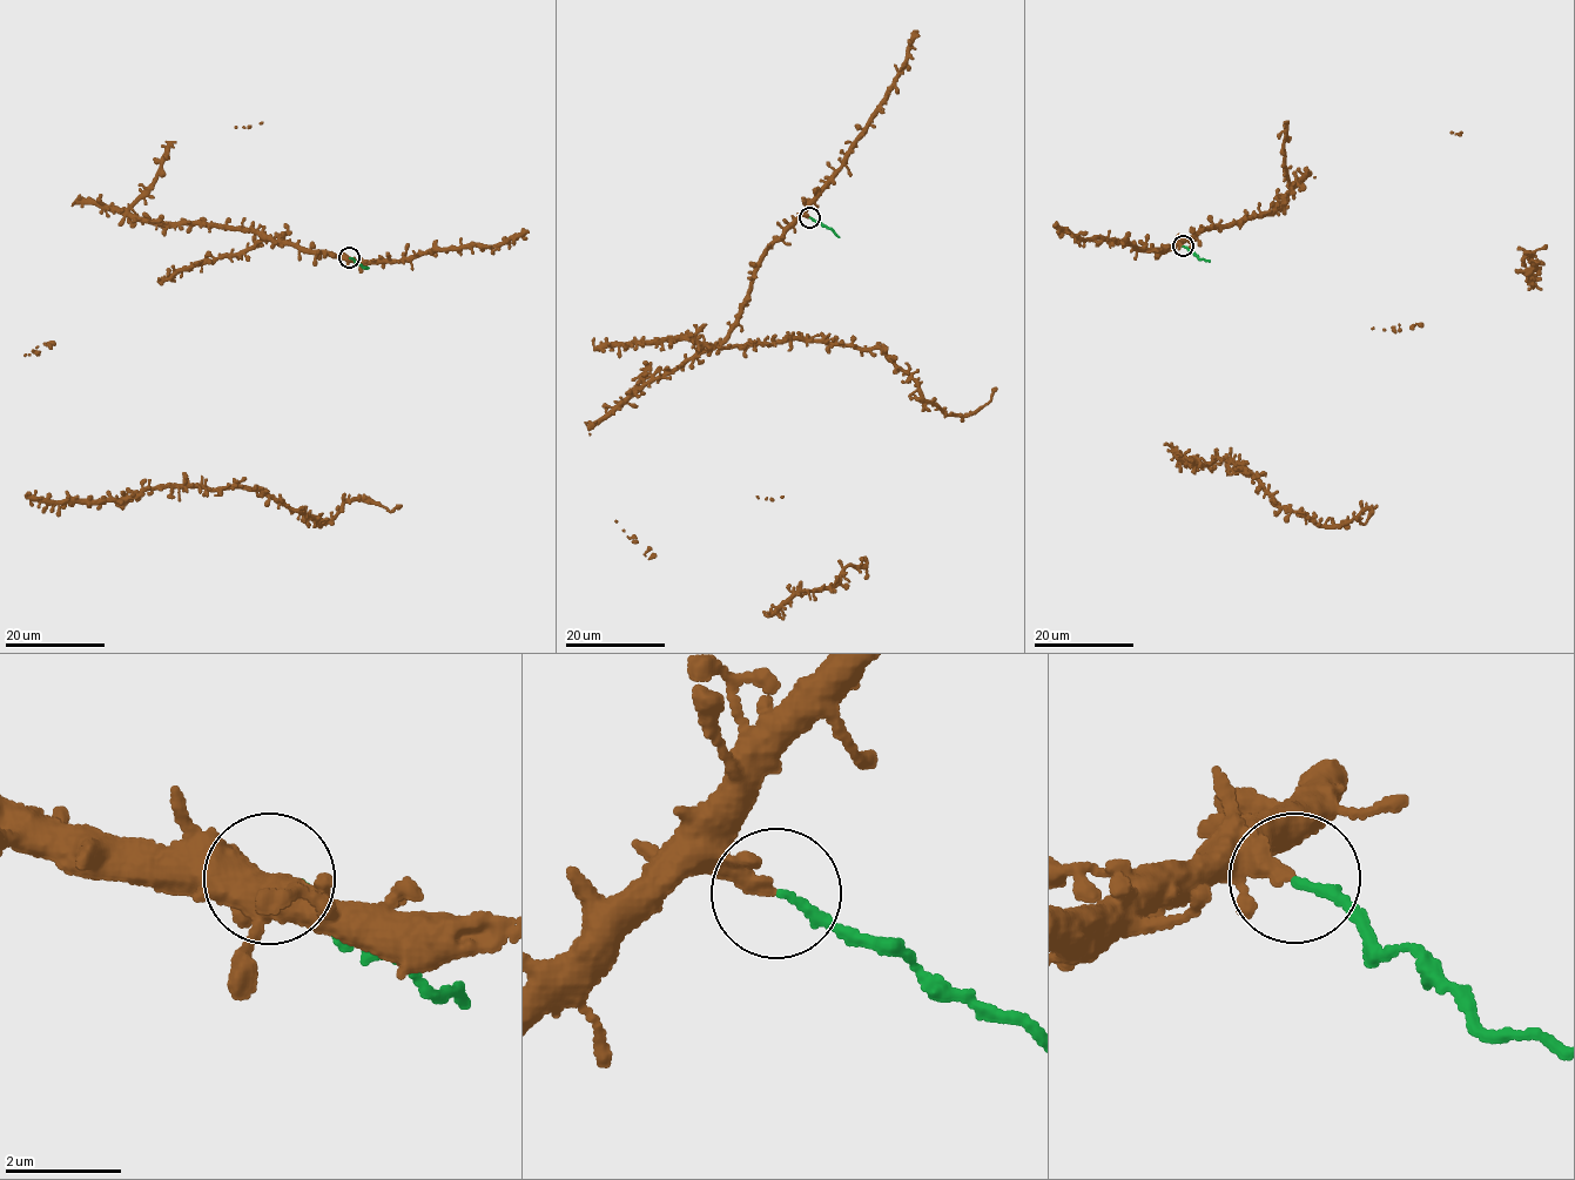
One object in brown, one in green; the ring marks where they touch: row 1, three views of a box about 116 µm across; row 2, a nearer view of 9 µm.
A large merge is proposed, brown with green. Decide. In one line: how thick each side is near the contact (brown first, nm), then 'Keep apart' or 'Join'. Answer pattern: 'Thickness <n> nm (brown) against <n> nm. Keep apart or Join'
Thickness 190 nm (brown) against 160 nm. Keep apart

